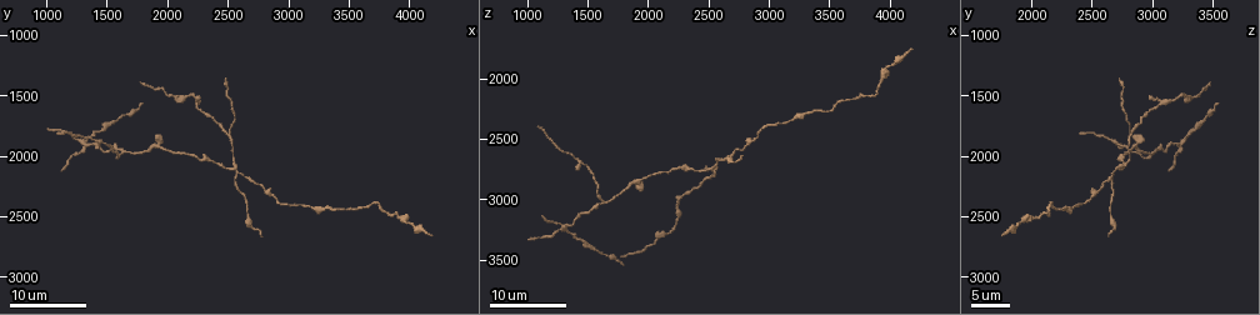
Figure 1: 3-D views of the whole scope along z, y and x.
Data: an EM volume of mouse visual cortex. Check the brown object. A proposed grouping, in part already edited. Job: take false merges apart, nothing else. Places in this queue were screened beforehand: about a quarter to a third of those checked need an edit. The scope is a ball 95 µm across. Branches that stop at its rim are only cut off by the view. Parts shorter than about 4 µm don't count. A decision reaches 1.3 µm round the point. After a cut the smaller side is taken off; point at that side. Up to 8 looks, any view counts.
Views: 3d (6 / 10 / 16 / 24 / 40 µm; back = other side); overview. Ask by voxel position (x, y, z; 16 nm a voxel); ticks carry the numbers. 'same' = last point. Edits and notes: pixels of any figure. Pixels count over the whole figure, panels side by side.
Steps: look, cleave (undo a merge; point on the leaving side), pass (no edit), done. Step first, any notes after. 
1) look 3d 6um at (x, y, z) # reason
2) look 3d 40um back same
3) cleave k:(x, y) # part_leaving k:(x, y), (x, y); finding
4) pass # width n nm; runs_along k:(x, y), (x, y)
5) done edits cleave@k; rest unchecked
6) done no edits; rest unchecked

look 3d 24um at (1620, 1980, 3020) # three arms meet

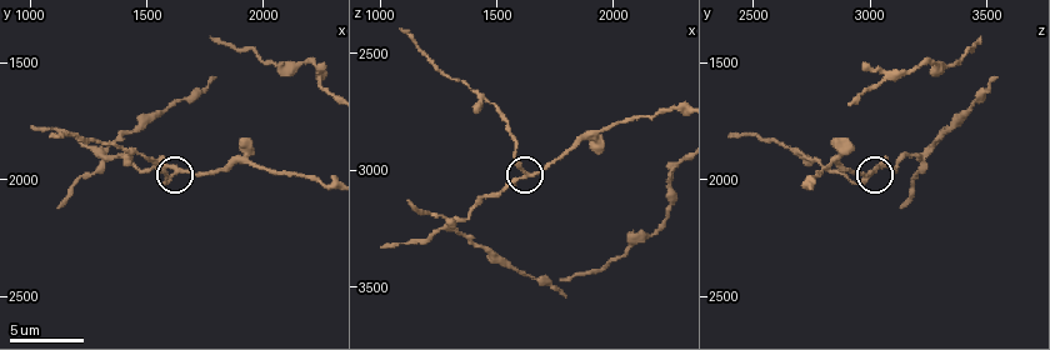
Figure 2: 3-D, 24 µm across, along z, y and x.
look 3d 6um at (1610, 1960, 3020)

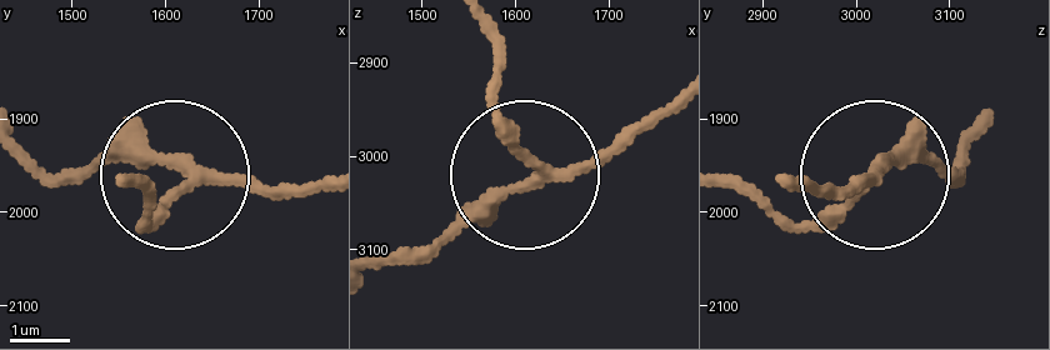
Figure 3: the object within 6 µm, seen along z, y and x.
look 3d 6um back at (1620, 1970, 3015)

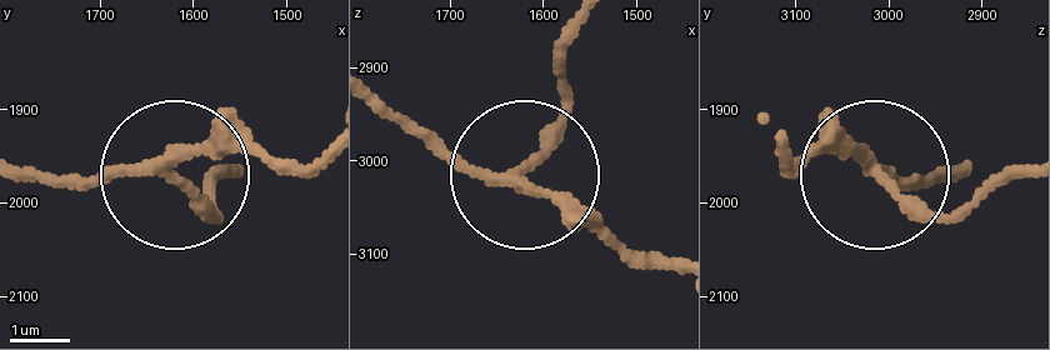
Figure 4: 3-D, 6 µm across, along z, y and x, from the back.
cleave 4:(211, 204) # width 190 nm; part_leaving 4:(511, 174), (555, 129), (580, 24); a second cell is stuck on

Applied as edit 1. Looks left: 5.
look overview # see it whole again

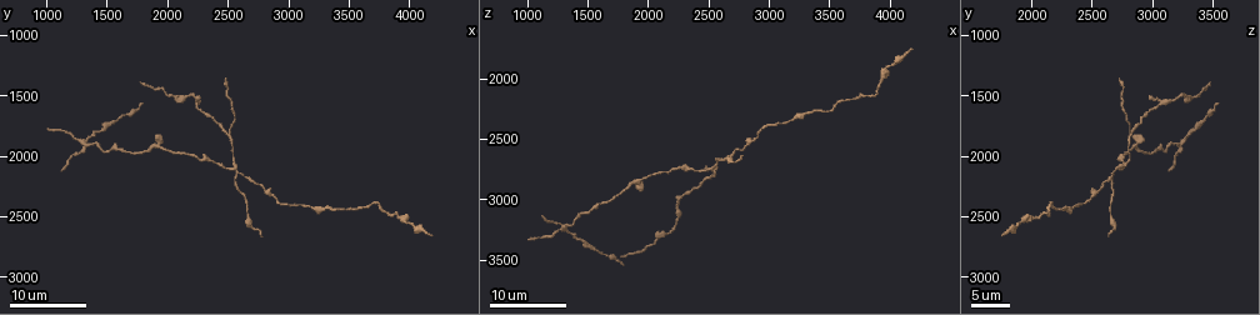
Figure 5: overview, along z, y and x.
look 3d 16um at (1960, 1940, 2840) # calibre changes

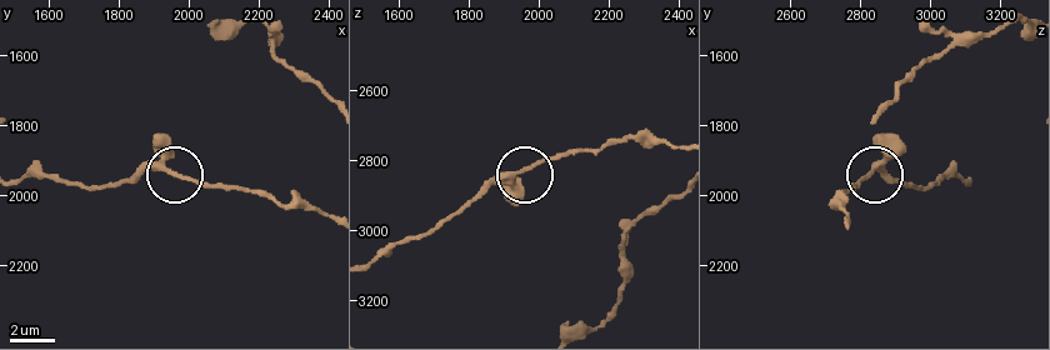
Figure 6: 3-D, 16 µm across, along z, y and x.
look 3d 10um at (1960, 1940, 2820) # zoom in

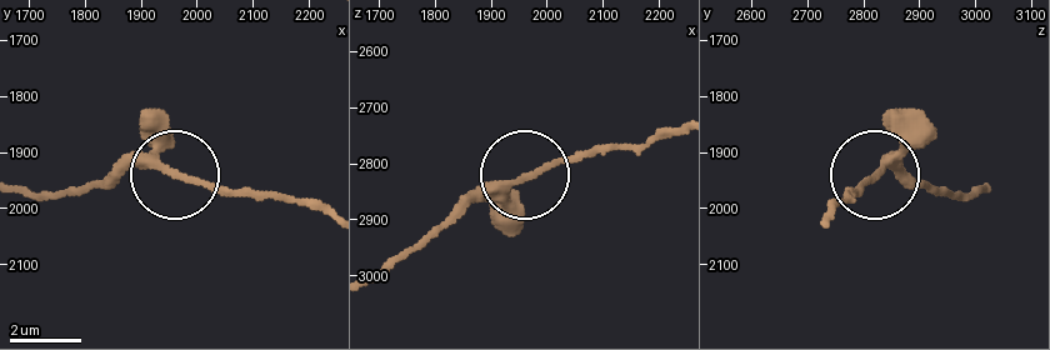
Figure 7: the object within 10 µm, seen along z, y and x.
pass # runs_along 7:(326, 214), (283, 194), (193, 185), (148, 166), (106, 173); continuous, no second cell

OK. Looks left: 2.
look 3d 16um at (2540, 2100, 2680)

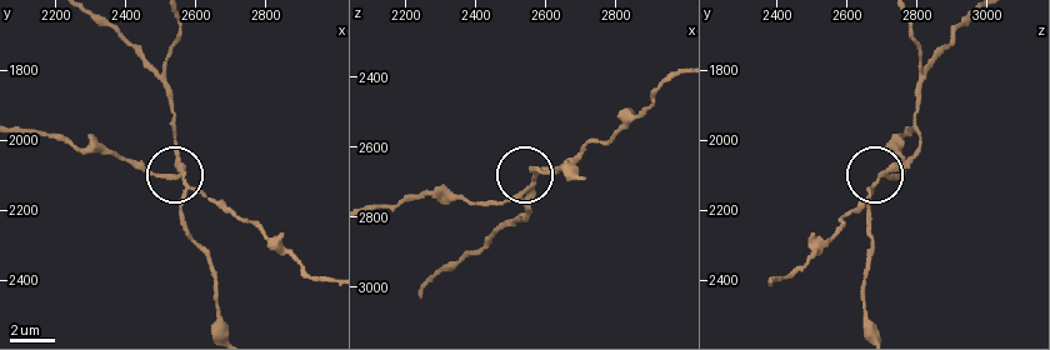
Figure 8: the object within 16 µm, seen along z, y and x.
look 3d 6um at (2570, 2110, 2700)

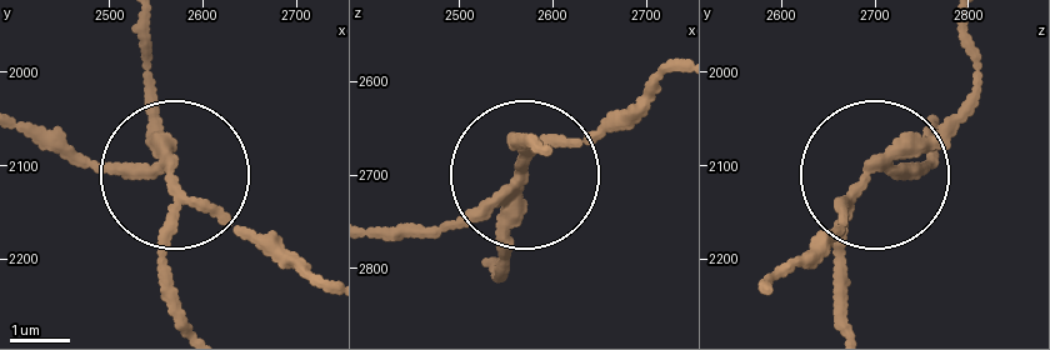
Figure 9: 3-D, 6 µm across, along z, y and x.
cleave 9:(154, 126) # width 200 nm; part_leaving 9:(173, 168), (143, 33); a second cell is stuck on

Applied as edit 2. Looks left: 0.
done edits cleave@4, cleave@9; rest unchecked

